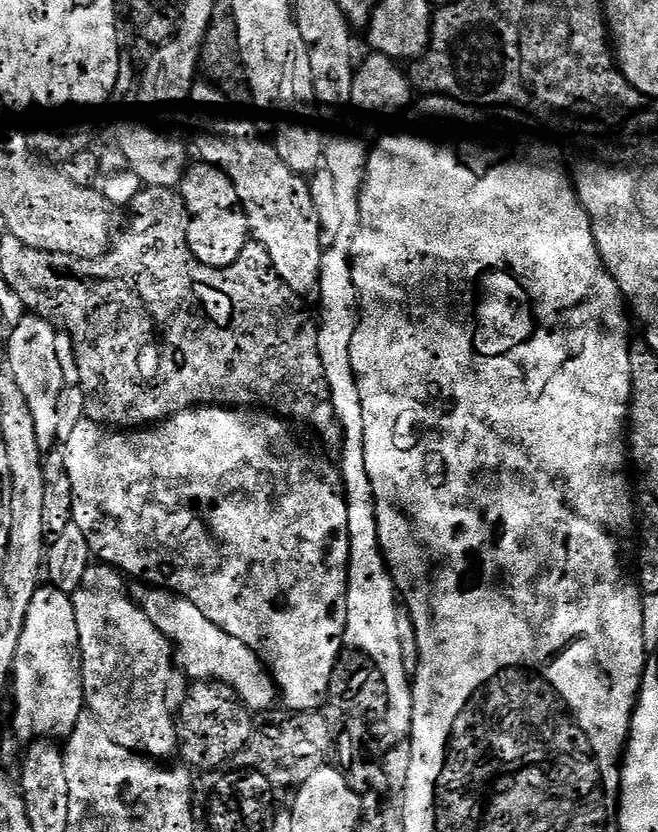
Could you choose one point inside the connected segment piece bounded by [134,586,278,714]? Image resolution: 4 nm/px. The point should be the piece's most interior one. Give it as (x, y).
(202, 651)

